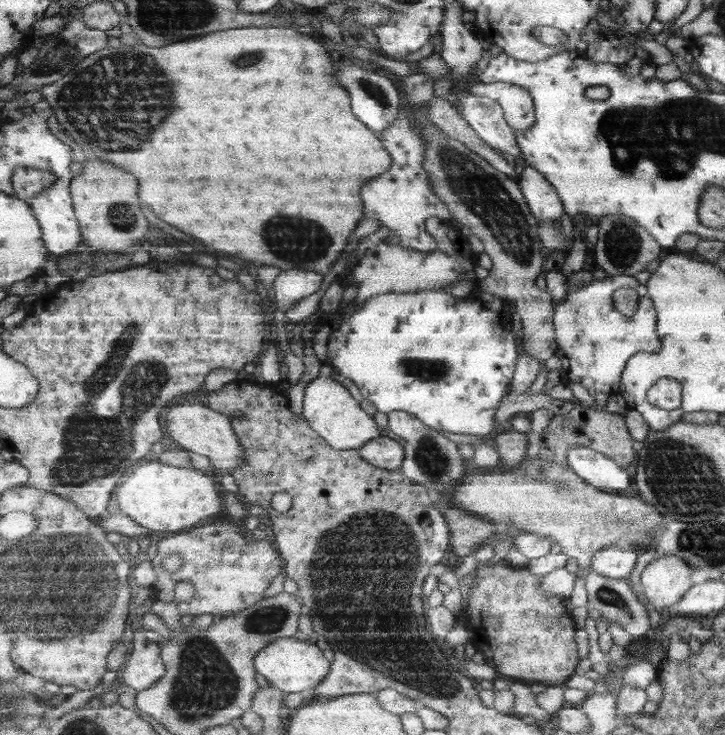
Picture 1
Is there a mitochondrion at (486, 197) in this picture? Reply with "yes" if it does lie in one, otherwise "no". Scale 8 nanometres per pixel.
yes

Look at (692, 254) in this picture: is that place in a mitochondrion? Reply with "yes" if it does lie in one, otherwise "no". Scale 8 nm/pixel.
no

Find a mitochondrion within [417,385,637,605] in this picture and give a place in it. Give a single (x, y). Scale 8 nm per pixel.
(557, 480)

